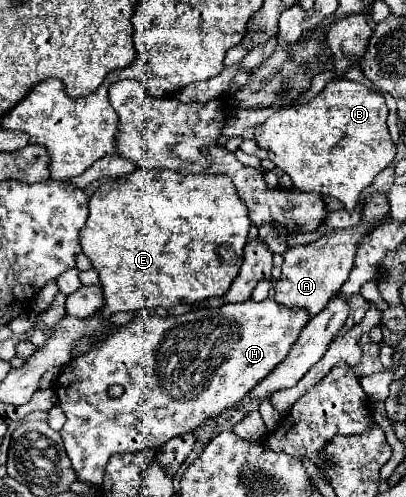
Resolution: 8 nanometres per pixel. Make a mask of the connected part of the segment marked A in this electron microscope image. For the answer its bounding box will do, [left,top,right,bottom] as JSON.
[273,194,389,318]

